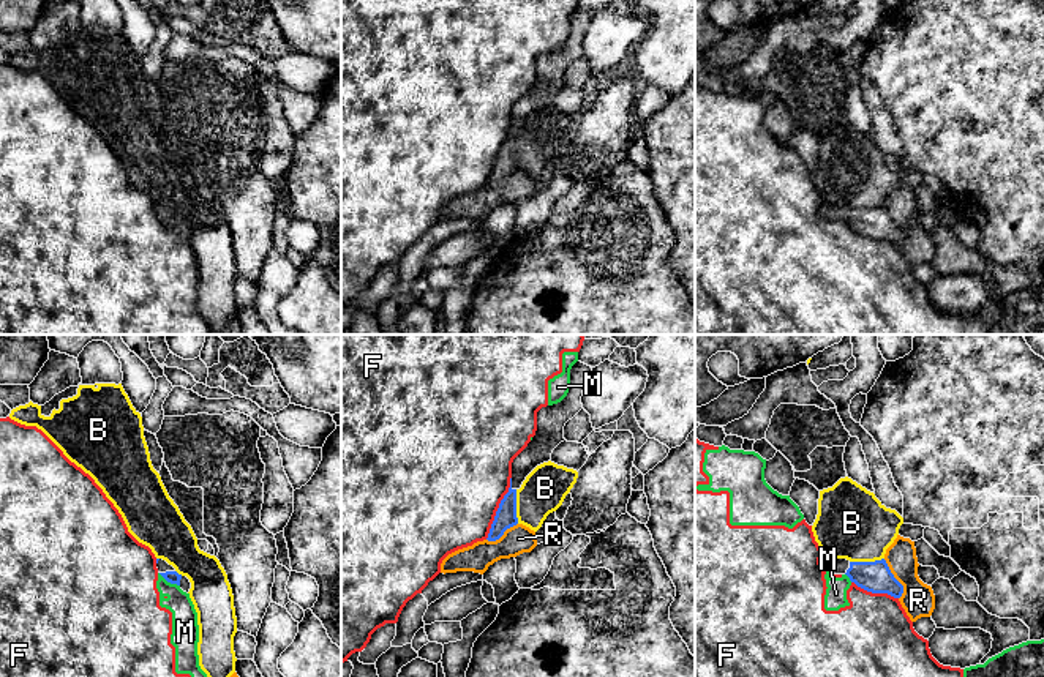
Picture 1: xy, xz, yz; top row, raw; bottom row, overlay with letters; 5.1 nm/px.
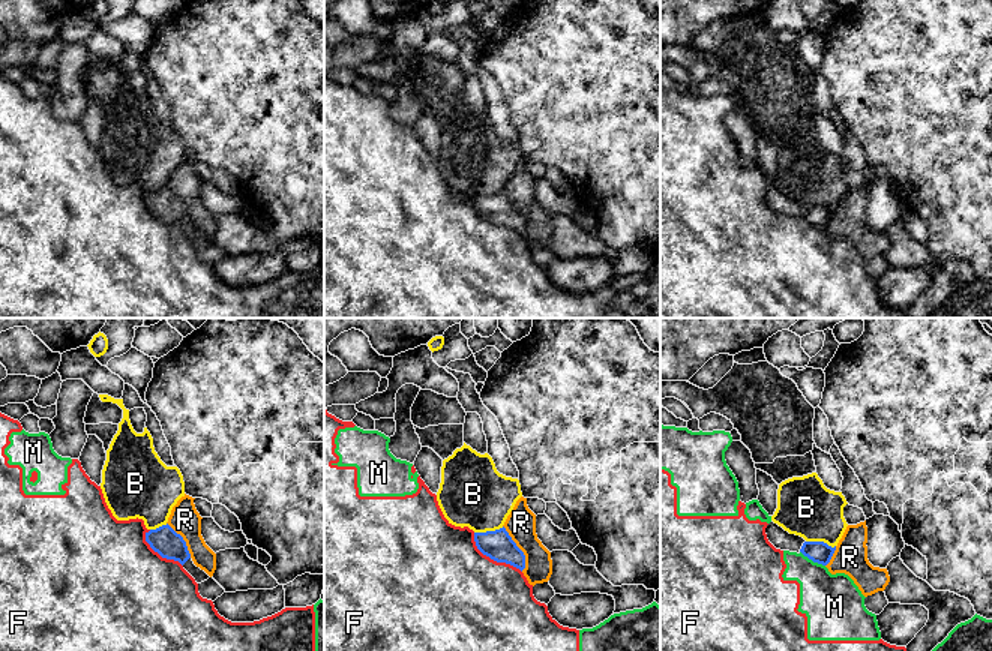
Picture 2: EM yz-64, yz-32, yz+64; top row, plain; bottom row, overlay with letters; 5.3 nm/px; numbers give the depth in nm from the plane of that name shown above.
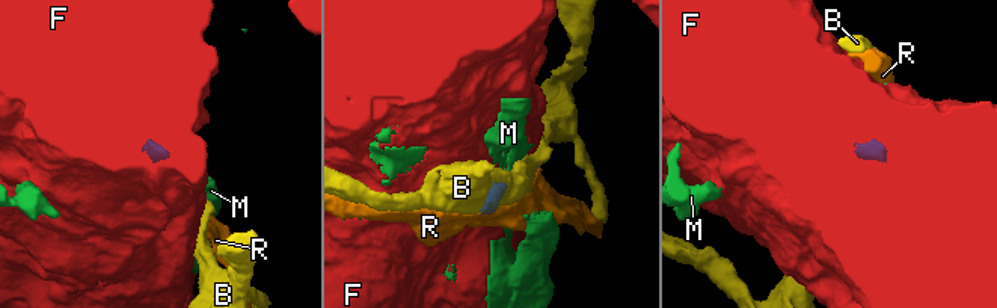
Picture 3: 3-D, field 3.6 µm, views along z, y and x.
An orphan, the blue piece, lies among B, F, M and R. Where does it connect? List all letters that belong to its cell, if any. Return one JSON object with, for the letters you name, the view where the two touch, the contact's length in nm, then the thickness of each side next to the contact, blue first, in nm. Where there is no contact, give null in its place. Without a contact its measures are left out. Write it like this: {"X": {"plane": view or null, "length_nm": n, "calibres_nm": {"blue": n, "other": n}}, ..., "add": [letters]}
{"add": []}

